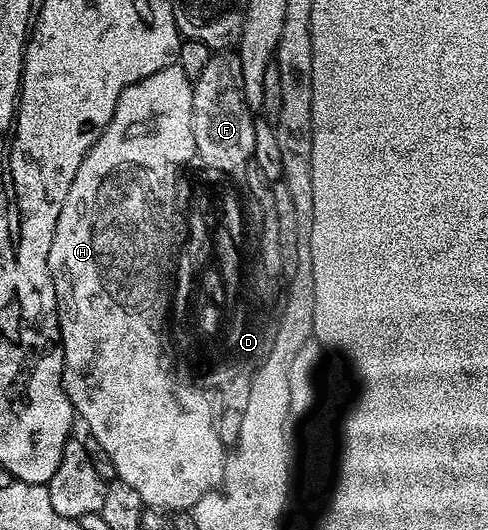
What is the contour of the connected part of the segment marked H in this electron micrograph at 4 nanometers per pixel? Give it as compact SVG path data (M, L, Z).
M178 63L170 64L168 68L162 68L157 70L157 74L149 74L149 78L141 78L137 82L133 82L125 89L123 93L117 98L117 106L113 110L113 118L109 122L109 126L105 126L105 130L101 134L101 138L97 138L97 142L85 155L83 155L83 161L81 166L77 170L77 174L73 178L73 186L69 186L69 194L65 194L65 202L61 206L61 214L57 218L57 226L55 227L55 233L53 234L53 242L49 246L49 258L47 259L47 265L49 266L49 274L53 278L53 290L55 291L55 297L57 298L57 310L59 311L59 333L63 339L63 389L67 391L67 397L71 400L71 405L74 406L77 413L78 419L83 420L87 423L87 428L91 431L91 436L96 440L97 443L103 447L105 455L111 459L111 464L115 467L115 476L120 481L128 484L129 487L137 490L140 497L142 498L144 505L151 510L162 510L164 513L186 513L191 510L195 503L202 498L206 492L214 493L216 489L224 483L223 480L223 440L219 435L221 434L219 428L211 427L210 417L205 413L202 407L202 401L197 399L196 396L190 395L191 405L182 406L179 404L179 395L173 394L173 387L171 381L168 380L167 373L162 373L160 370L164 368L163 358L165 357L159 350L157 350L157 308L155 312L151 310L151 302L153 302L153 296L151 294L151 228L159 228L159 218L163 218L163 210L167 204L173 204L175 202L175 195L173 190L179 180L175 175L175 167L180 161L186 160L187 156L191 155L191 127L193 127L193 80L185 74L185 70L181 70Z

